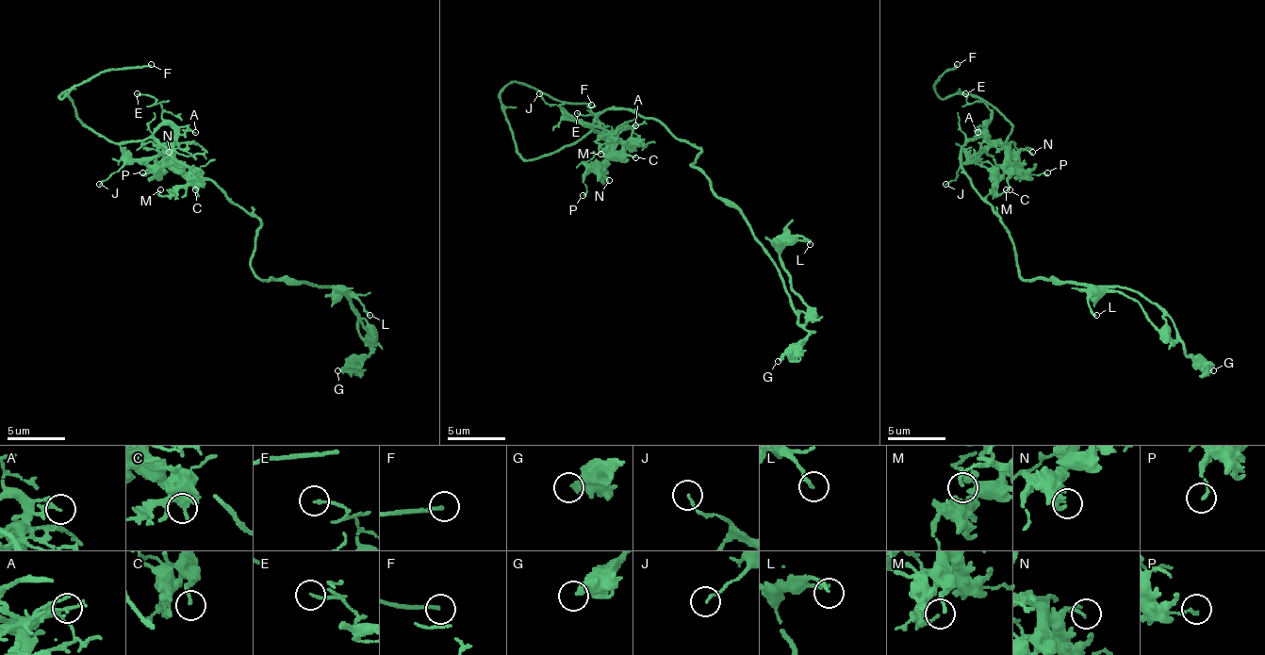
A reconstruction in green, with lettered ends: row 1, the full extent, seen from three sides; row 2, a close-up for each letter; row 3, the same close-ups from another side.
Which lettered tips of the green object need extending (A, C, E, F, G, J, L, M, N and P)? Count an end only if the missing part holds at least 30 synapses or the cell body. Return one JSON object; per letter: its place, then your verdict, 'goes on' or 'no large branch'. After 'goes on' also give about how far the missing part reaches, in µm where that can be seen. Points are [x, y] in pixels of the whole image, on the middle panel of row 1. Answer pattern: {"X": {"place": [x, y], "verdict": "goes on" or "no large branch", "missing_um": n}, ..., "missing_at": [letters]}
{"A": {"place": [635, 125], "verdict": "no large branch"}, "C": {"place": [635, 157], "verdict": "no large branch"}, "E": {"place": [577, 113], "verdict": "no large branch"}, "F": {"place": [591, 105], "verdict": "goes on", "missing_um": 20}, "G": {"place": [778, 361], "verdict": "no large branch"}, "J": {"place": [539, 93], "verdict": "no large branch"}, "L": {"place": [810, 244], "verdict": "no large branch"}, "M": {"place": [600, 154], "verdict": "no large branch"}, "N": {"place": [609, 180], "verdict": "no large branch"}, "P": {"place": [583, 195], "verdict": "no large branch"}, "missing_at": ["F"]}

